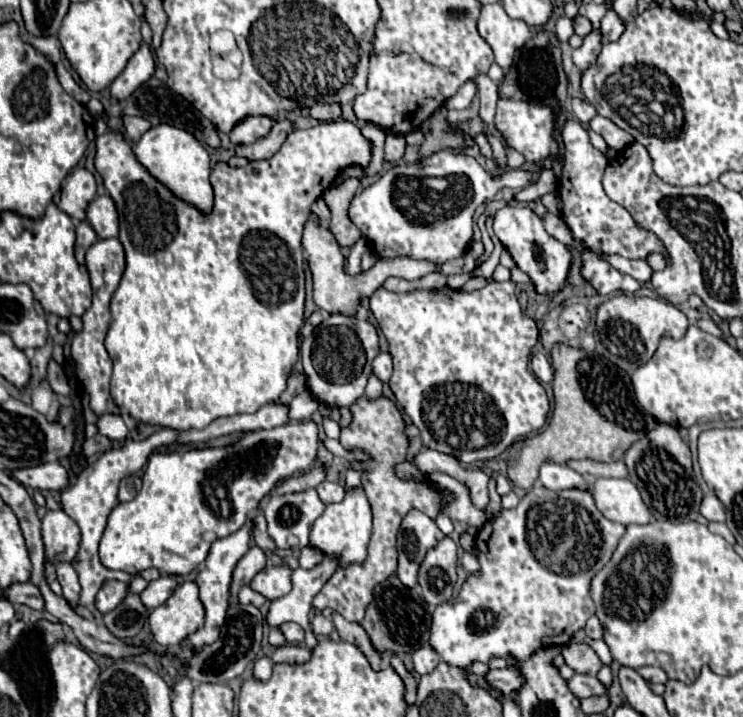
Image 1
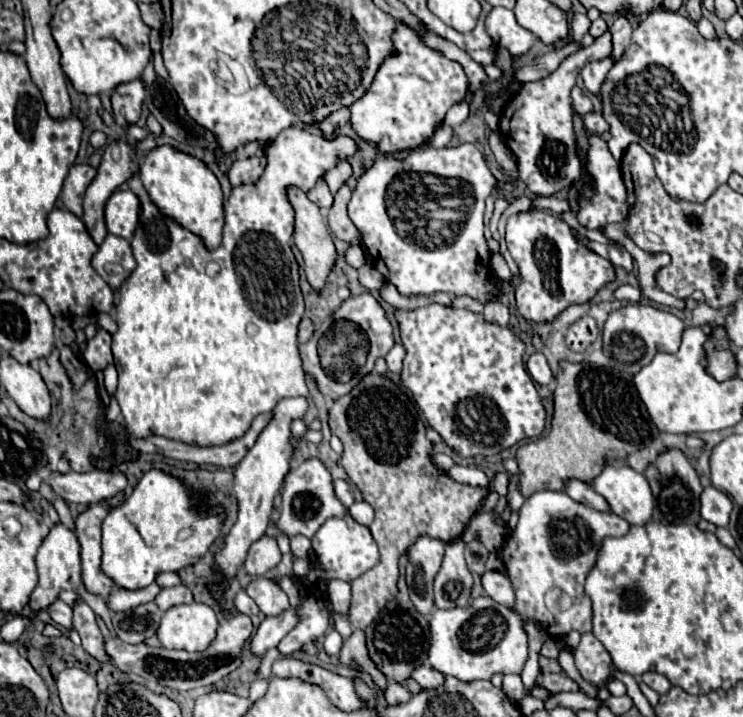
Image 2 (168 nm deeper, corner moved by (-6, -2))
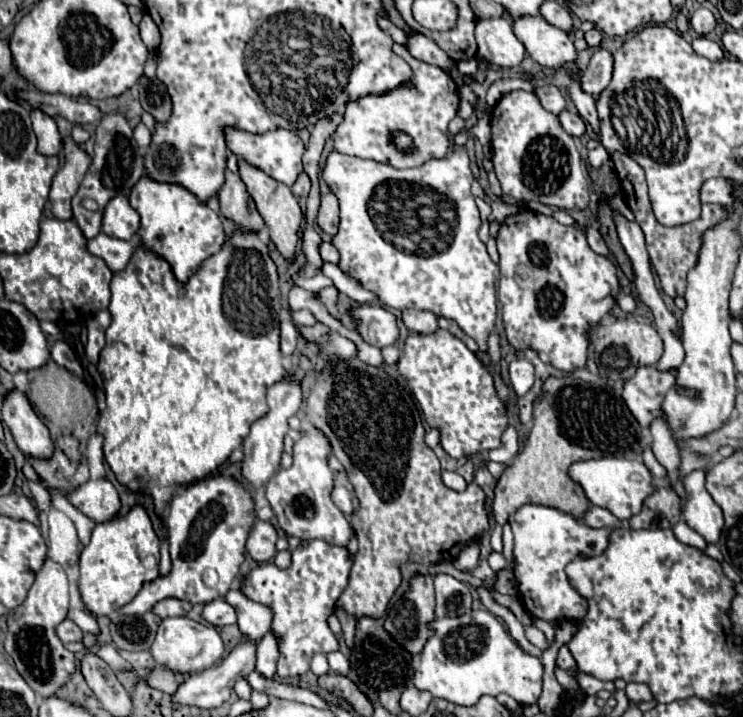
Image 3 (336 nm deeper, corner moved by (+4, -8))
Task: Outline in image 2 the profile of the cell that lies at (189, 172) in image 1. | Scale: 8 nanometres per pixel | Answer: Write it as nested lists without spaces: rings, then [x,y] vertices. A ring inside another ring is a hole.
[[[158,146],[146,156],[146,162],[140,168],[140,178],[150,200],[164,216],[200,236],[206,250],[214,250],[220,246],[224,226],[224,198],[220,182],[210,168],[188,154],[176,152],[170,146]]]

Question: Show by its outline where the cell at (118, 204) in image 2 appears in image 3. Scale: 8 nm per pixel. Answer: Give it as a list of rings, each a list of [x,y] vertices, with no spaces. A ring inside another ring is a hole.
[[[114,196],[106,208],[104,208],[104,218],[102,218],[102,232],[120,238],[120,240],[132,240],[136,230],[140,228],[140,216],[138,212],[130,206],[126,196]]]

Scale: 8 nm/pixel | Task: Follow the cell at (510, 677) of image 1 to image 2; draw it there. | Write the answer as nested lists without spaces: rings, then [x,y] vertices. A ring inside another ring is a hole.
[[[544,672],[544,674],[540,674],[538,676],[538,682],[544,686],[544,688],[548,688],[550,692],[576,692],[578,690],[578,684],[572,680],[572,678],[568,678],[568,676],[564,676],[564,674],[550,674],[550,672]]]

